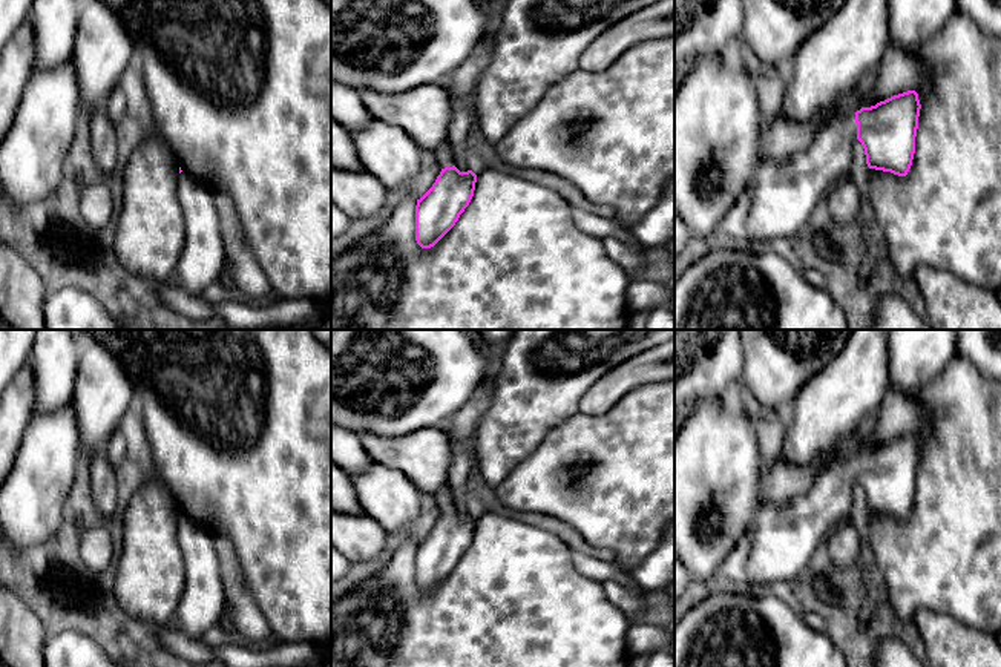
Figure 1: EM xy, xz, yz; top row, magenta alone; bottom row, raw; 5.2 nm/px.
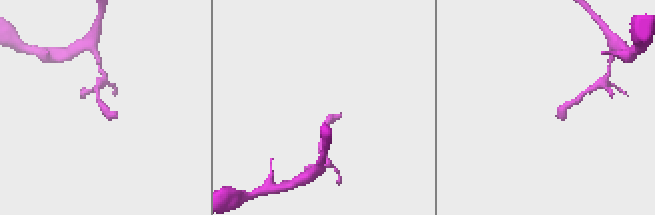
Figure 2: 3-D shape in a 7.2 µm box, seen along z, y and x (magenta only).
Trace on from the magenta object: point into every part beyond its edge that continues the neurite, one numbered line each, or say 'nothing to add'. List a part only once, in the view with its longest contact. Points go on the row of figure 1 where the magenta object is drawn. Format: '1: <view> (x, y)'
1: yz (779, 198)

